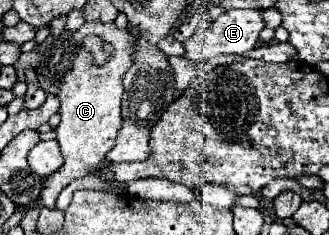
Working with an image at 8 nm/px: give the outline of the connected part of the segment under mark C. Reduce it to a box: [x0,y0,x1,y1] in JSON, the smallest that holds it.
[36,23,134,209]

